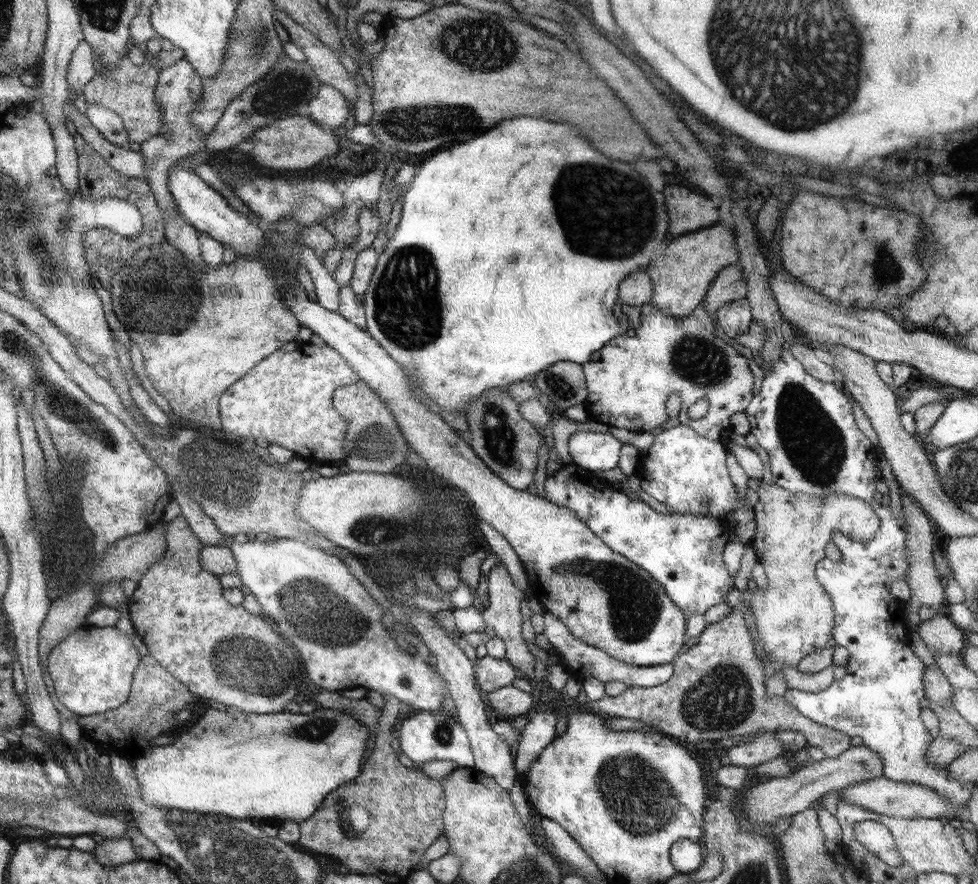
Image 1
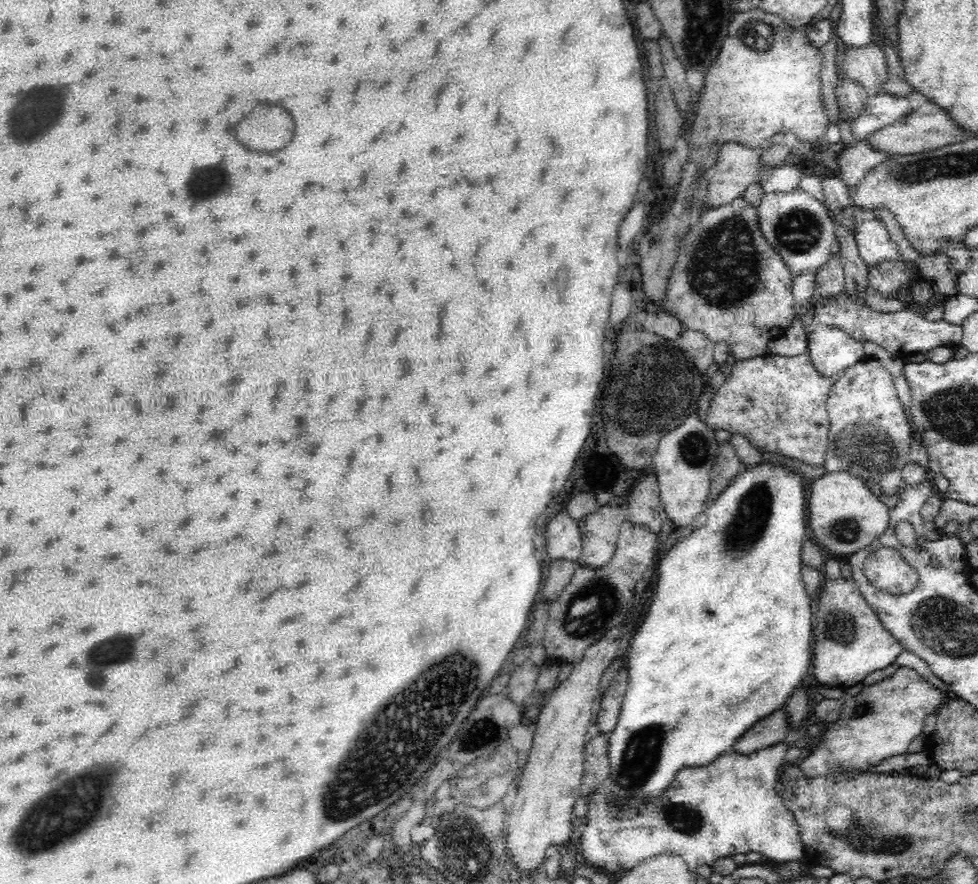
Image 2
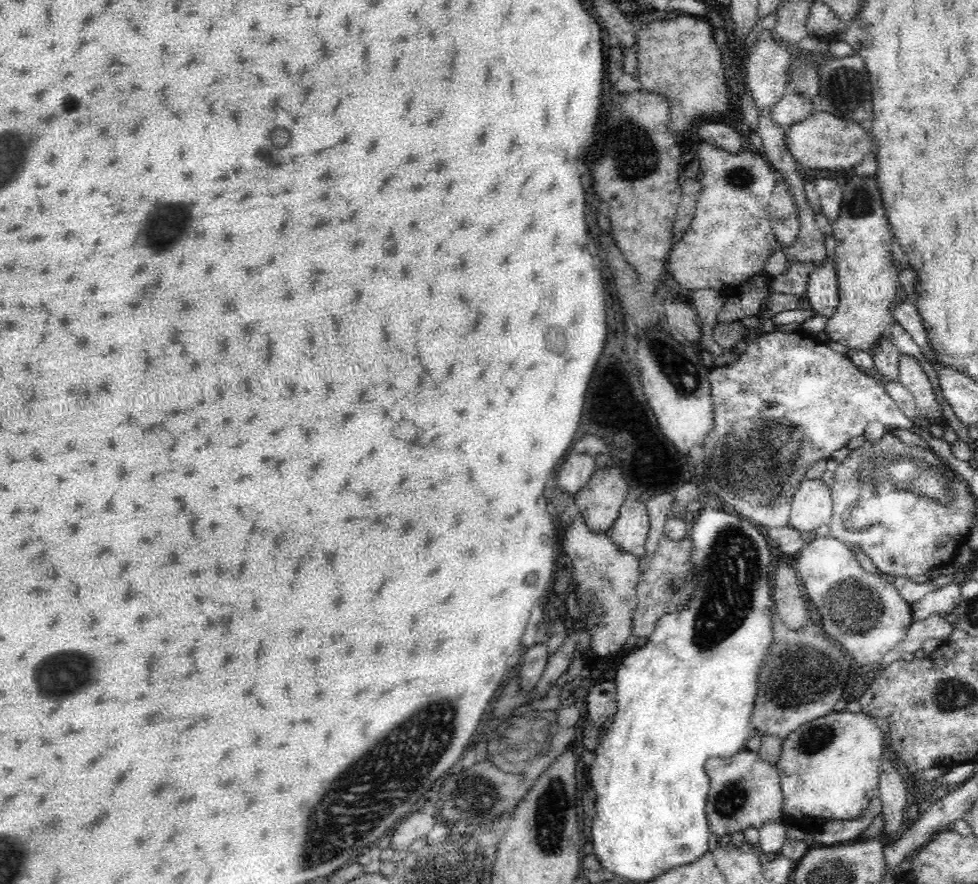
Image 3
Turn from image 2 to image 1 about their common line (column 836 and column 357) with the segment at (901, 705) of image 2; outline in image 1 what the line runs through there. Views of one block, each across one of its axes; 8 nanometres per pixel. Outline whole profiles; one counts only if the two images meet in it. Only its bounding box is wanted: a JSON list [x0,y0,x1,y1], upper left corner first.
[133,708,369,822]

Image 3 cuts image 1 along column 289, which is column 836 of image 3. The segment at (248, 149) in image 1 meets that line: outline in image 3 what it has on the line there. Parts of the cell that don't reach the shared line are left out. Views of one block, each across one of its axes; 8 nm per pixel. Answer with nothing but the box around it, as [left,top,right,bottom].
[786,112,876,170]

